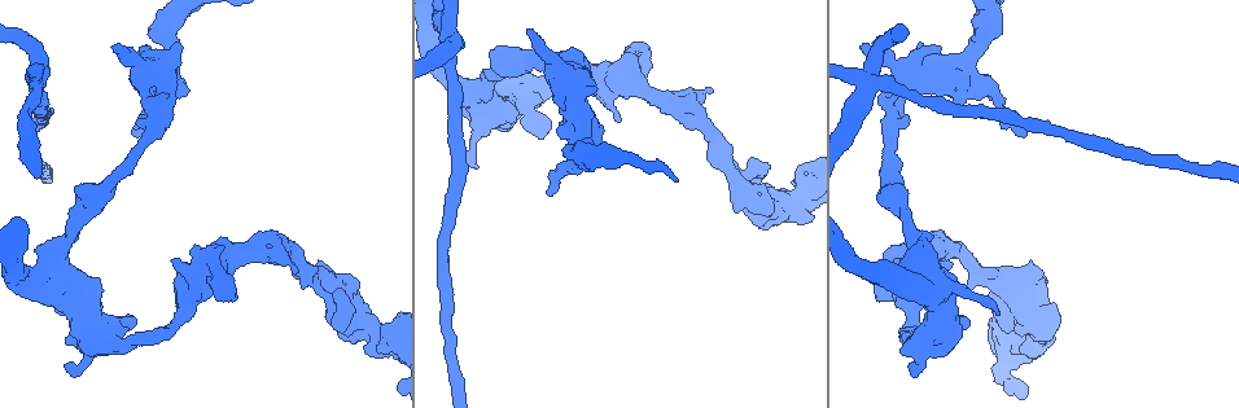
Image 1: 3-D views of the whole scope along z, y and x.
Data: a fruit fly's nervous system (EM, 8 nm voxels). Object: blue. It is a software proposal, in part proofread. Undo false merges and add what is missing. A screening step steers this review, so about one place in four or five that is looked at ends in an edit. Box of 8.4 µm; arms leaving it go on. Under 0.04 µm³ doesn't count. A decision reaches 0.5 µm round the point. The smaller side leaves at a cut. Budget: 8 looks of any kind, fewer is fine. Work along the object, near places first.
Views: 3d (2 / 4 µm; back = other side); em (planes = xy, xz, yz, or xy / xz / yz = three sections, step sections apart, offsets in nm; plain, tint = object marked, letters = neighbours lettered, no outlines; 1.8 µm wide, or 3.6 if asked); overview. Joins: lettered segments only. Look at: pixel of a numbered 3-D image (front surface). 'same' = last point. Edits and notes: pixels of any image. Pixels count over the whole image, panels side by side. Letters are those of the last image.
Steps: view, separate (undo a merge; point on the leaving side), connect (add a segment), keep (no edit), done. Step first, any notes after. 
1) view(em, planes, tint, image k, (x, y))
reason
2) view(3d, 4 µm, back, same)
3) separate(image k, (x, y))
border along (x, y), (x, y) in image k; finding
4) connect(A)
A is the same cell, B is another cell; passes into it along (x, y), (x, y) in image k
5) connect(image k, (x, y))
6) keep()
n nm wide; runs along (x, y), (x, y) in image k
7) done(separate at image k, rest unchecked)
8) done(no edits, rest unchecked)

view(3d, 2 µm, image 1, (873, 80))
four arms meet

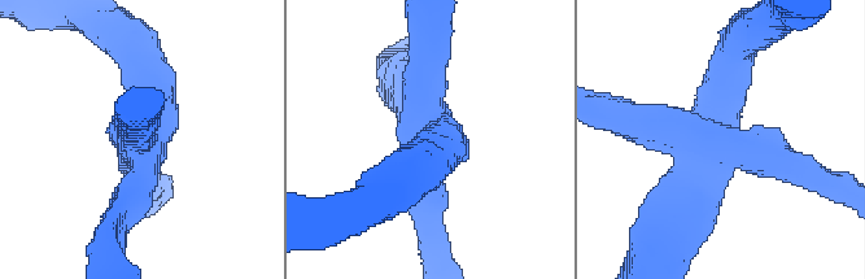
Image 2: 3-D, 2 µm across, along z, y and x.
view(em, planes, letters, image 2, (137, 143))
4 arms; now the EM

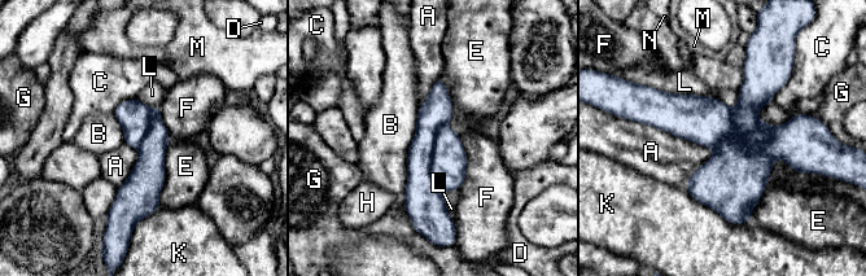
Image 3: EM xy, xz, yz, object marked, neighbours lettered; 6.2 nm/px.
keep()
A, B, C, D, E, F, G, H, K, L, M and N are other cells; border along (634, 121), (711, 147), (714, 153) in image 3; all the same neuron

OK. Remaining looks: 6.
view(3d, 4 µm, image 1, (64, 296))
four arms meet

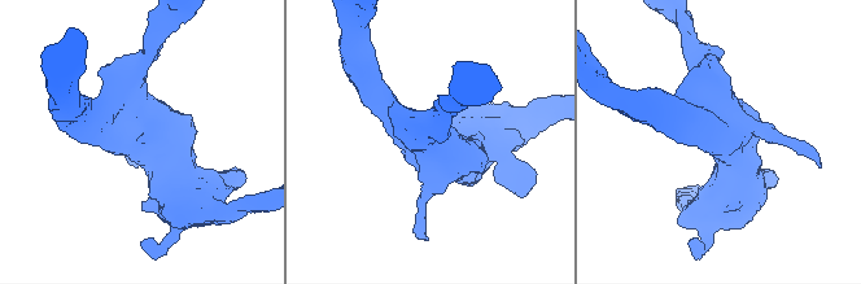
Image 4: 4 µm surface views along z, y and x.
view(em, 3.6 µm, xz, step 8, letters, image 4, (730, 140))
now the EM

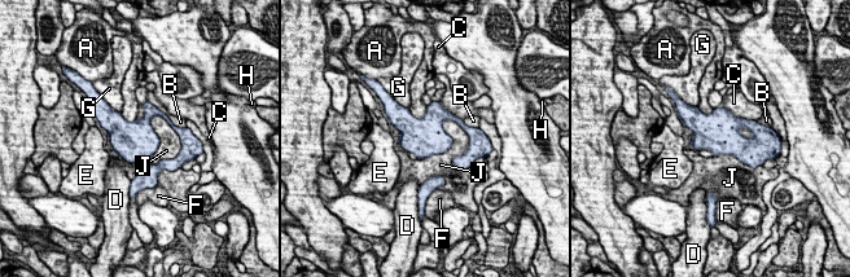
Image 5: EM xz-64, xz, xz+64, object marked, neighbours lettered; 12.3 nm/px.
keep()
A, B, C, D, E, F, G, H and J are other cells; border along (445, 119), (468, 136), (458, 168) in image 5; one neuron here

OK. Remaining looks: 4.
view(em, planes, tint, image 1, (801, 197))
thick turns thin

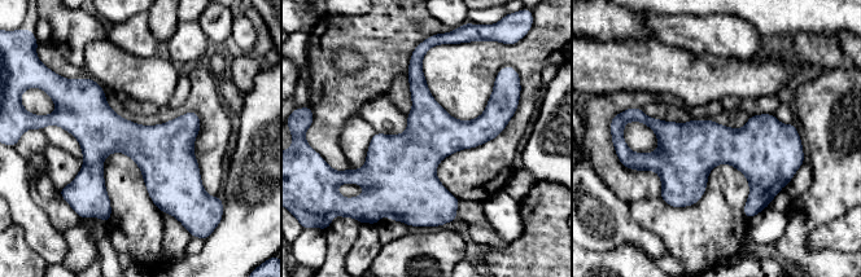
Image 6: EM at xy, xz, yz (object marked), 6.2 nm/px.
view(em, planes, letters, same)
what lies round it

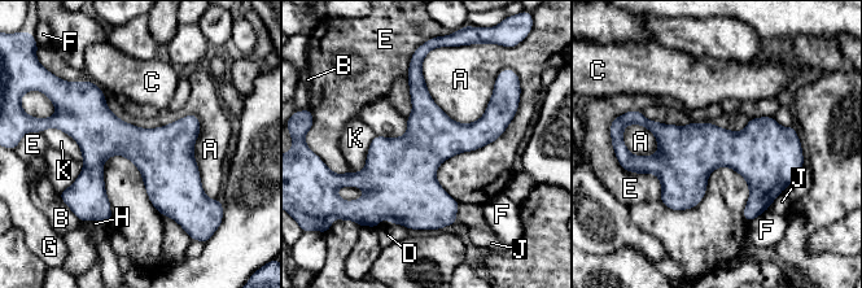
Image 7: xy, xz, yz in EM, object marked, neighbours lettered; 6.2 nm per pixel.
keep()
A, B, C, D, E, F, G, H, J and K are other cells; border along (113, 113), (195, 114), (209, 199) in image 7; one neuron here

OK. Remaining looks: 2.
done(no edits, rest unchecked)

